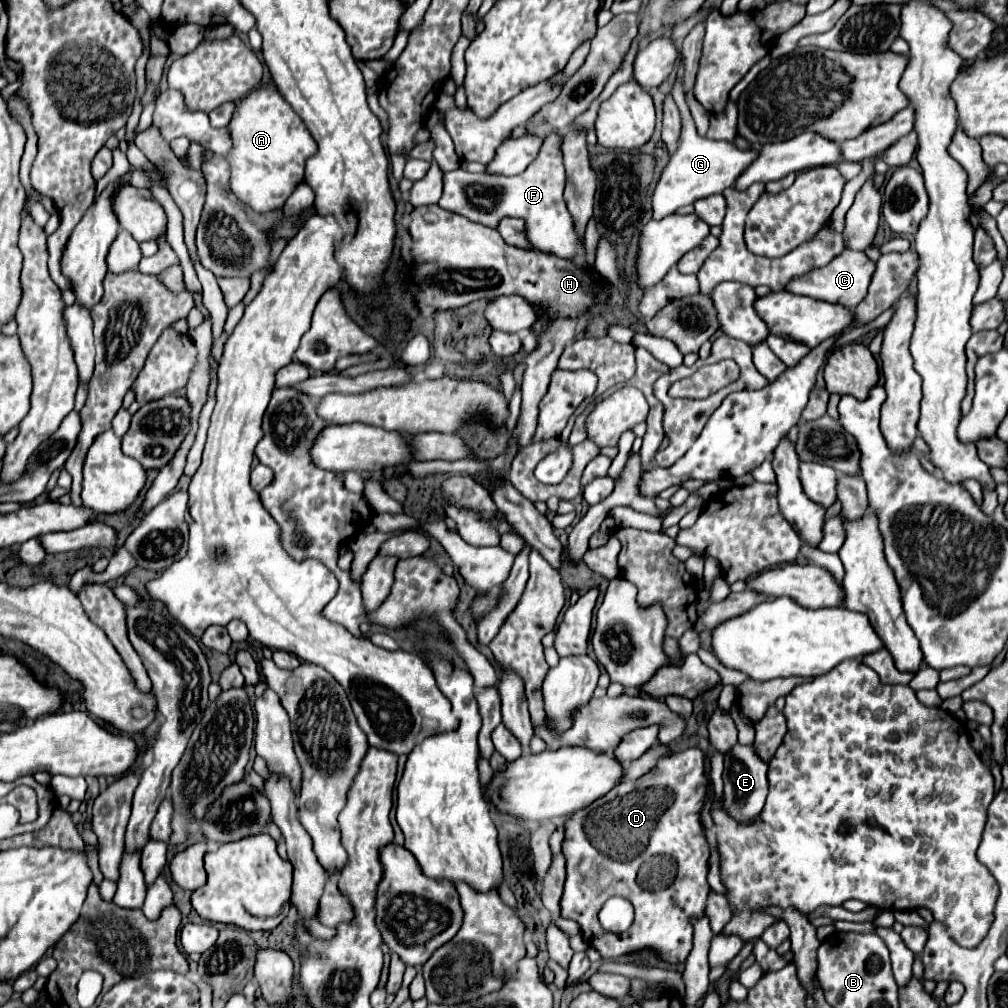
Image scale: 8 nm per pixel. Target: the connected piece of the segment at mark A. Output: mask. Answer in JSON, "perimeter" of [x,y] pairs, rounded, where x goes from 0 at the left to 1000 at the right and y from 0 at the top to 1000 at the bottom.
{"perimeter":[[[260,83],[244,99],[234,101],[226,127],[232,141],[230,153],[226,155],[230,165],[228,188],[254,210],[282,204],[302,175],[302,161],[313,151],[313,141],[300,117],[286,105],[272,83]]]}

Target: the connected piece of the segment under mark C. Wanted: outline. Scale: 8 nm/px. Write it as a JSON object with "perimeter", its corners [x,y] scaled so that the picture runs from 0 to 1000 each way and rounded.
{"perimeter":[[[837,248],[821,264],[810,266],[810,268],[802,270],[798,276],[792,276],[790,280],[784,280],[782,288],[786,292],[804,294],[804,296],[817,298],[817,300],[833,300],[833,302],[837,302],[837,304],[847,308],[861,292],[861,284],[863,284],[867,268],[869,268],[869,260],[865,260],[857,250]]]}

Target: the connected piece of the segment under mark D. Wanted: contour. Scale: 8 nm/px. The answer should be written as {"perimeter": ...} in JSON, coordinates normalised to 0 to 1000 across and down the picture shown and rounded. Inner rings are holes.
{"perimeter":[[[683,742],[679,746],[665,748],[653,756],[653,760],[631,774],[623,774],[607,782],[603,788],[583,798],[581,802],[562,810],[560,813],[560,835],[558,847],[562,851],[562,879],[556,893],[558,911],[571,913],[577,923],[577,931],[583,938],[589,938],[597,950],[613,950],[615,946],[649,940],[661,954],[679,954],[687,942],[687,919],[688,913],[698,909],[698,891],[702,889],[702,849],[704,841],[698,831],[698,821],[694,817],[694,800],[698,792],[700,772],[698,772],[698,746],[694,742]],[[653,853],[655,861],[645,861],[643,875],[633,875],[635,861],[641,855]],[[617,889],[629,899],[629,915],[617,927],[601,925],[593,915],[593,905],[597,897],[607,891]]]}

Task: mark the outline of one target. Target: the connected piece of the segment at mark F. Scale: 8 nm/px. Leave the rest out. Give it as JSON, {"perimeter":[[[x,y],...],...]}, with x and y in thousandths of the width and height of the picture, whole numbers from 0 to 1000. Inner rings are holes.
{"perimeter":[[[546,133],[532,159],[512,175],[484,175],[484,173],[466,173],[458,167],[442,171],[440,179],[440,190],[435,200],[437,206],[456,212],[464,216],[466,220],[476,220],[480,224],[492,226],[492,220],[500,214],[518,216],[522,220],[522,236],[528,244],[548,250],[556,256],[565,256],[571,260],[581,258],[581,246],[579,236],[575,236],[571,228],[571,220],[558,196],[560,183],[562,183],[562,171],[558,163],[558,149],[556,149],[556,135]]]}

